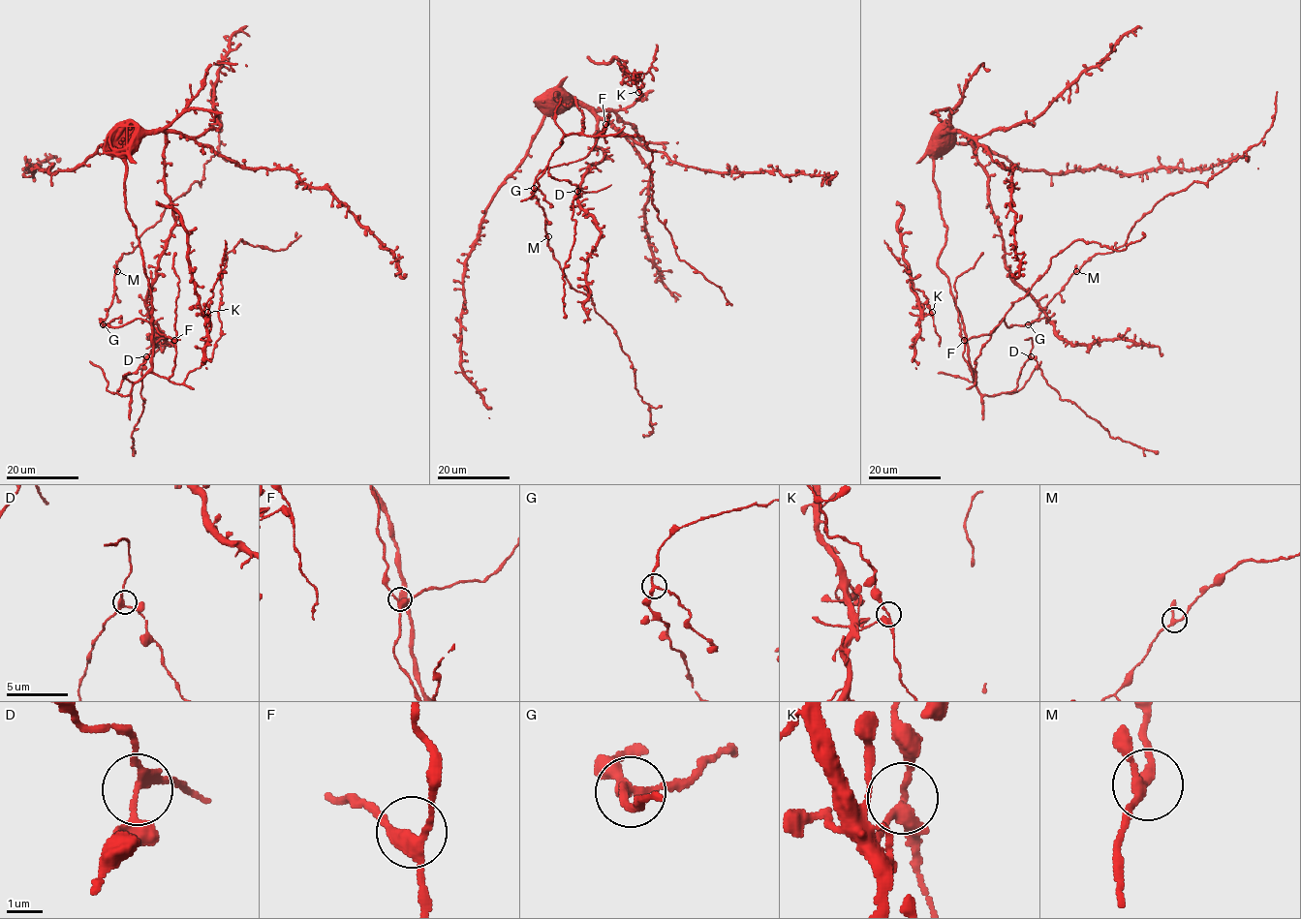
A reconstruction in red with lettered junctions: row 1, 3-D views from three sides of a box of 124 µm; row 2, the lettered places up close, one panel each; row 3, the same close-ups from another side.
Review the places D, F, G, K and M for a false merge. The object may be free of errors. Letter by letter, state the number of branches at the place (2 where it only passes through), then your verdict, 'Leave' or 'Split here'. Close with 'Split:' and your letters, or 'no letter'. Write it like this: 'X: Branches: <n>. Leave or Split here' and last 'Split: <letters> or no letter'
D: Branches: 3. Leave
F: Branches: 3. Leave
G: Branches: 3. Split here
K: Branches: 3. Leave
M: Branches: 3. Leave
Split: G

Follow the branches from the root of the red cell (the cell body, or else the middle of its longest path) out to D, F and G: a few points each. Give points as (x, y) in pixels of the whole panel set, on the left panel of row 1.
D: (151, 326), (152, 365), (134, 384), (131, 394), (120, 395), (117, 391), (121, 380), (134, 373), (146, 356)
F: (151, 326), (152, 372), (161, 376), (172, 375), (176, 355), (174, 340)
G: (151, 326), (152, 372), (169, 377), (176, 355), (175, 344), (169, 337), (139, 318), (118, 327), (104, 324)

